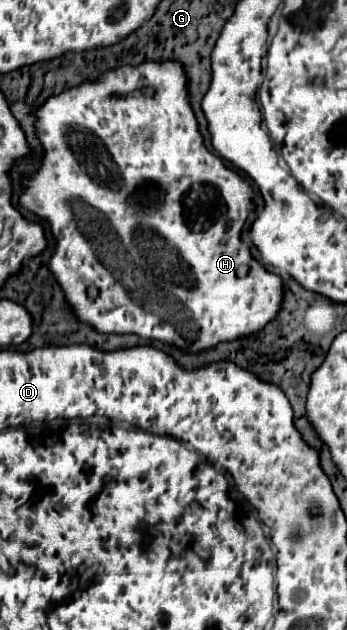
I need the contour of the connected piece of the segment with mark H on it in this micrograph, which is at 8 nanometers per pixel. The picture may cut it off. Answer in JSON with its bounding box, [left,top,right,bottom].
[20,62,282,352]

